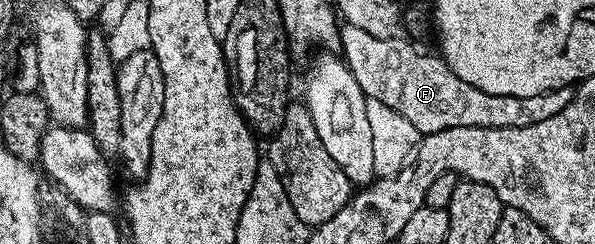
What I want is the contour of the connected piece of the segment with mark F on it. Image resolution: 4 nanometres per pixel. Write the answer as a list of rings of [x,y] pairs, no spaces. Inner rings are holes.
[[[344,24],[339,31],[342,60],[346,61],[363,94],[381,99],[381,103],[393,107],[397,115],[405,115],[421,135],[449,127],[529,127],[529,123],[541,123],[541,119],[557,115],[573,96],[570,88],[551,89],[532,97],[489,95],[473,87],[473,83],[465,83],[442,56],[418,53],[410,44],[414,45],[399,35],[378,37],[349,24]]]

